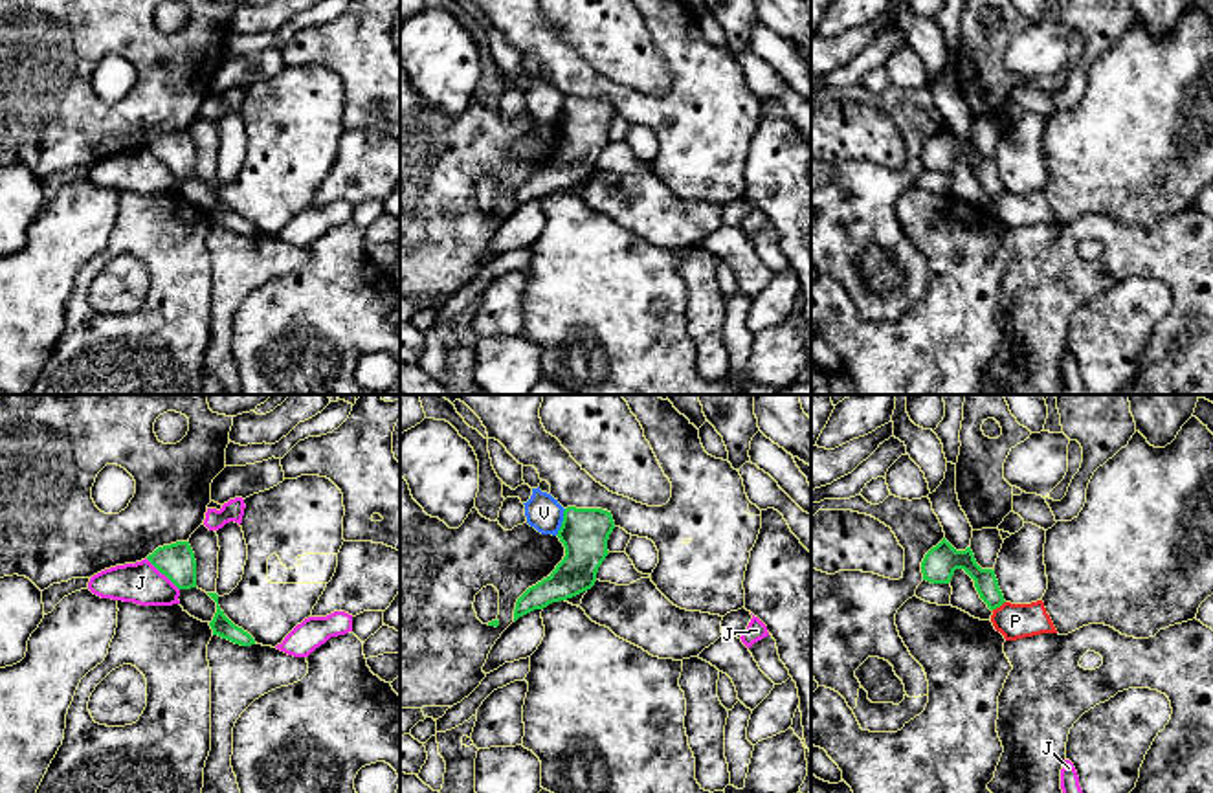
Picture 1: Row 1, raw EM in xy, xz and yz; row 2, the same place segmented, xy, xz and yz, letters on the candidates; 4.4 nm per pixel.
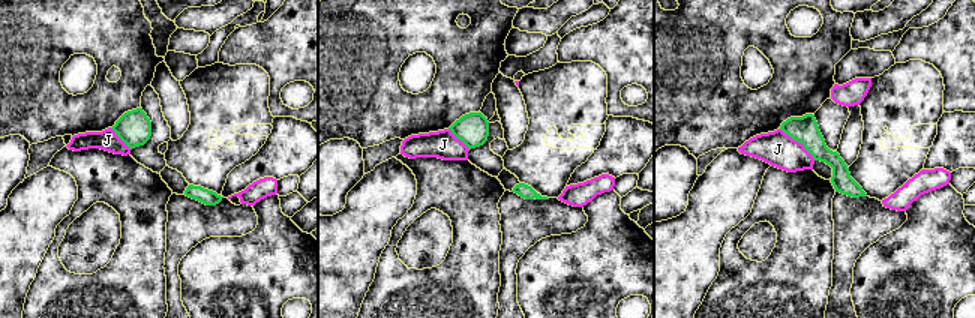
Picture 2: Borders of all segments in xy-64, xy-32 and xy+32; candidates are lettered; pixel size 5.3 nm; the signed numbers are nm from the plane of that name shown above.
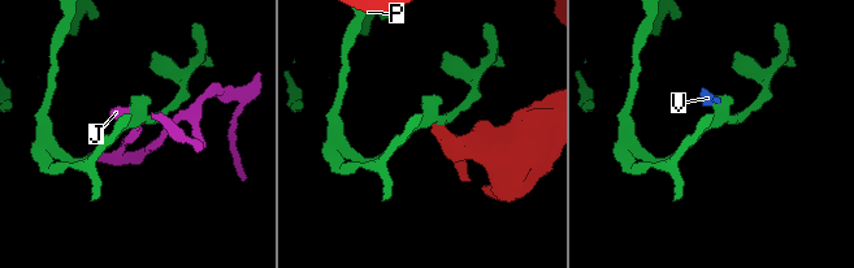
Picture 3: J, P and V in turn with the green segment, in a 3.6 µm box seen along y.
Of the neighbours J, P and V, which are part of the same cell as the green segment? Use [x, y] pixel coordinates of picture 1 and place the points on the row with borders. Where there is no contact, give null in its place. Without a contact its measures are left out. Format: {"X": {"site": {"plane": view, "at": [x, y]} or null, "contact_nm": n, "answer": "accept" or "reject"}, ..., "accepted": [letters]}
{"J": {"site": {"plane": "xy", "at": [162, 573]}, "contact_nm": 200, "answer": "reject"}, "P": {"site": {"plane": "yz", "at": [997, 606]}, "contact_nm": 80, "answer": "reject"}, "V": {"site": {"plane": "xz", "at": [562, 522]}, "contact_nm": 130, "answer": "reject"}, "accepted": []}

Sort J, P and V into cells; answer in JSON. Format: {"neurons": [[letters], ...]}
{"neurons": [["J"], ["P"], ["V"]]}

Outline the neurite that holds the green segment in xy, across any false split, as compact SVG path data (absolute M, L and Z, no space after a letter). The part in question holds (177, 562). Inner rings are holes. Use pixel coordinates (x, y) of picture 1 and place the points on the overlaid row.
M189 542L158 547L147 560L178 589L196 587L196 560Z

